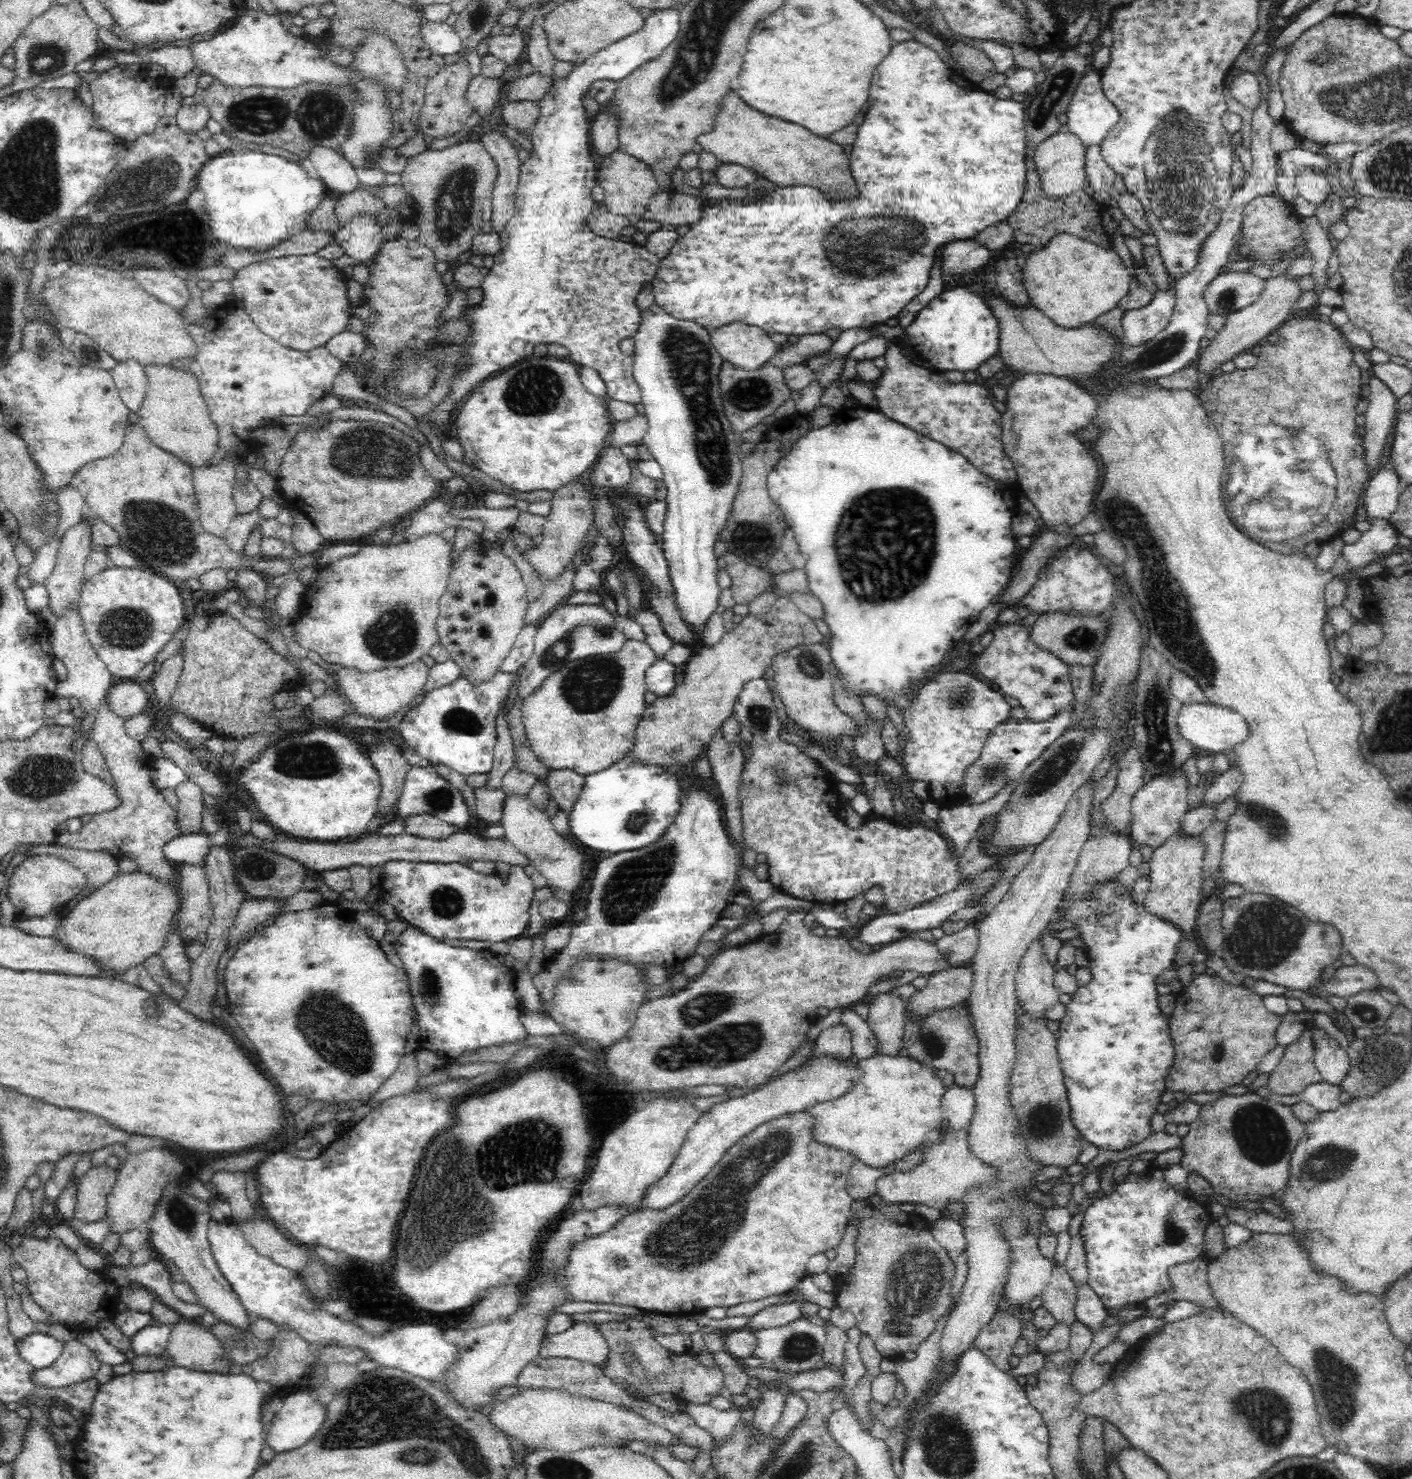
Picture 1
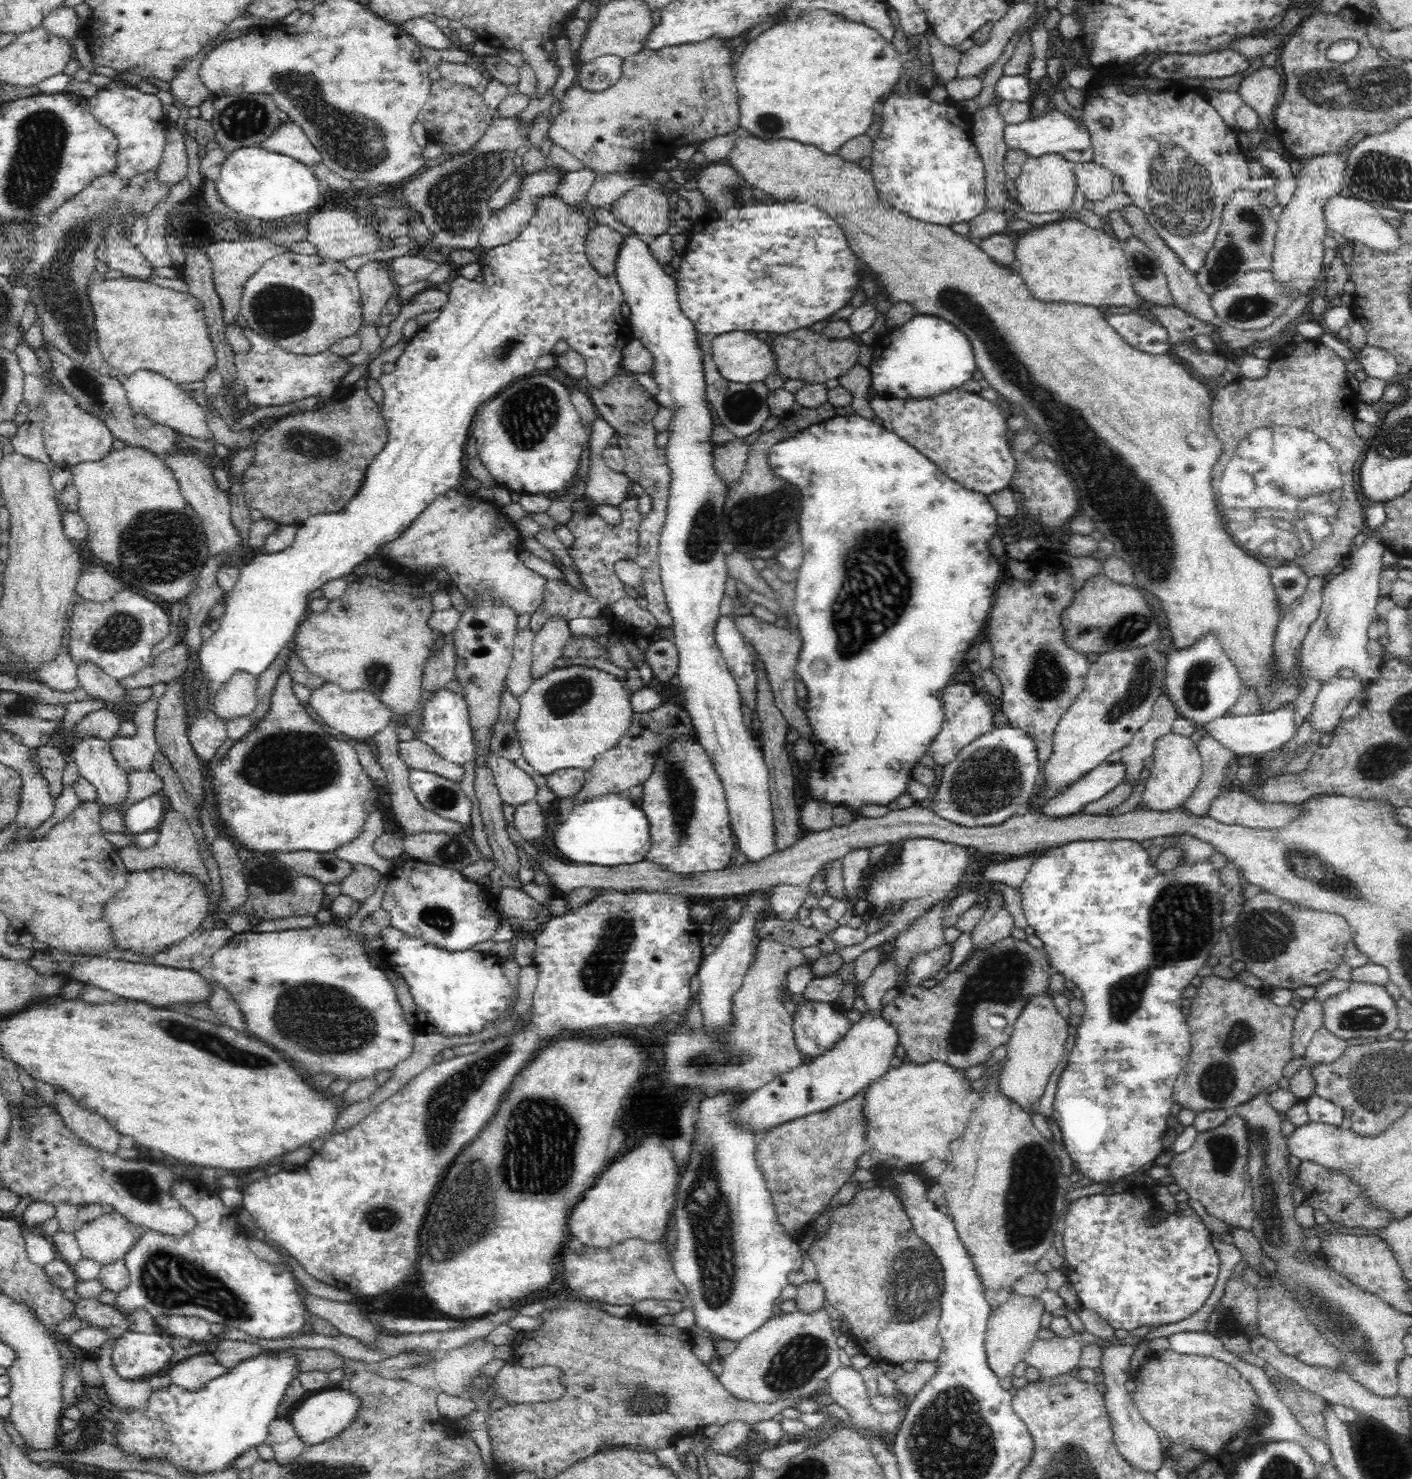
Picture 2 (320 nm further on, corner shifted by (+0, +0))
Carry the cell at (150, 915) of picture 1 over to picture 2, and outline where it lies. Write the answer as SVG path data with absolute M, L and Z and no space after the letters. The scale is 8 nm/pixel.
M171 868L136 870L129 873L127 885L105 903L102 916L109 922L112 938L118 940L117 945L120 949L138 955L152 956L164 952L168 947L198 930L204 918L208 916L209 894L207 886L193 874L176 872Z

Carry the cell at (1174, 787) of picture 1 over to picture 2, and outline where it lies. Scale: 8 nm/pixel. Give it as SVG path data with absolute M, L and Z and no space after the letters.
M1170 732L1155 742L1150 777L1145 781L1142 807L1158 812L1170 811L1183 806L1194 789L1200 784L1203 760L1198 746L1190 737Z

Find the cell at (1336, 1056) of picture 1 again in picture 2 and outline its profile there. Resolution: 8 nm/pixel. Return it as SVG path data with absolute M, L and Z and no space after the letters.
M1320 1027L1309 1042L1305 1056L1310 1064L1333 1063L1347 1049L1347 1040L1334 1036L1326 1027Z

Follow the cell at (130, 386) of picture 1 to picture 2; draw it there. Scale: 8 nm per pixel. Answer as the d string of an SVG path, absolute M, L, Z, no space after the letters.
M138 370L132 376L123 378L123 387L128 404L136 414L145 416L156 424L167 426L175 430L177 434L188 435L200 440L210 440L214 443L215 455L220 460L226 460L233 450L229 450L225 445L220 444L211 431L210 420L203 406L192 400L179 385L174 384L169 378L161 376L150 370Z

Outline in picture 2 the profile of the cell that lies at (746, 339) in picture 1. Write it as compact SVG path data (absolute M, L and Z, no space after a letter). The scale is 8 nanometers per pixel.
M732 331L719 334L712 341L713 362L717 370L726 380L737 383L763 382L768 375L777 371L772 349L763 340L759 340L751 332Z

